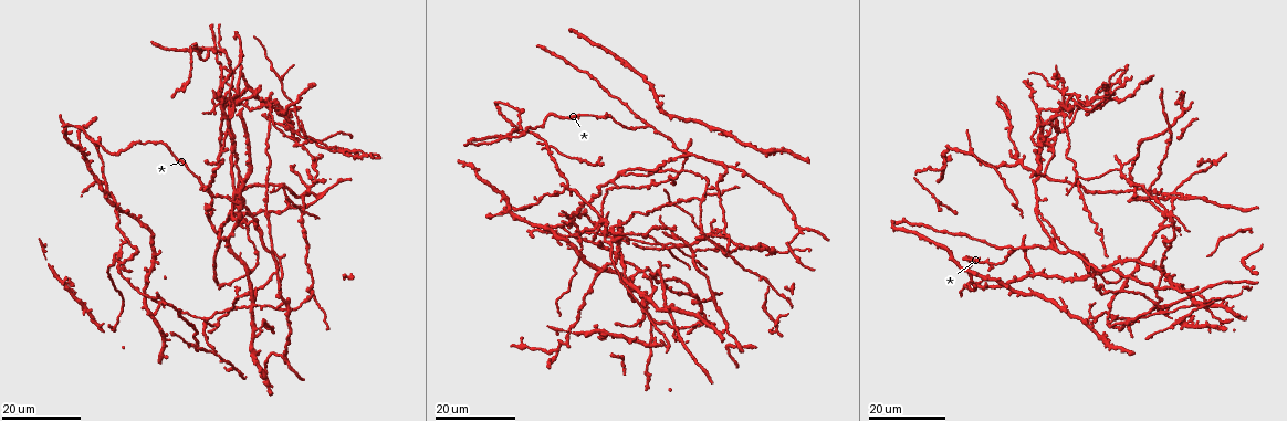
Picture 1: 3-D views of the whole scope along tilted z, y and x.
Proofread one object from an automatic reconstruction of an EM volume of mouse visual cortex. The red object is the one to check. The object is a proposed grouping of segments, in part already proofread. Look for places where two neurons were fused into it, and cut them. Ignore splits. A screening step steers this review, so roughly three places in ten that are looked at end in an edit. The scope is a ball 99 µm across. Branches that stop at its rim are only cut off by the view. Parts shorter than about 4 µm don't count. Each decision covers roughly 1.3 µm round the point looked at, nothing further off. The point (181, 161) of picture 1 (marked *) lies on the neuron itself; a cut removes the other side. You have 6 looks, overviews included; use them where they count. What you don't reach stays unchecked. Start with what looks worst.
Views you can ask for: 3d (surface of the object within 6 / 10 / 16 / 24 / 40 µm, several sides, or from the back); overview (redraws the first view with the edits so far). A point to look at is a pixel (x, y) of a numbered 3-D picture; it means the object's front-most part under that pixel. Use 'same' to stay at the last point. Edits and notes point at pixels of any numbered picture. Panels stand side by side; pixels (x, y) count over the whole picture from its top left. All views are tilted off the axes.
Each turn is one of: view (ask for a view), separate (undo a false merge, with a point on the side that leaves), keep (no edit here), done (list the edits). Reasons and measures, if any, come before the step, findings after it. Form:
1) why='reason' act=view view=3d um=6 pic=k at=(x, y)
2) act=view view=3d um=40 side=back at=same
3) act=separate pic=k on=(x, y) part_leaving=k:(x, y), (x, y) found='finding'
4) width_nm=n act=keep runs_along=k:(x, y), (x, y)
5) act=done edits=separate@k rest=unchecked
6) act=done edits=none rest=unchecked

why='four or more arms meet' act=view view=3d um=16 pic=1 at=(802, 231)

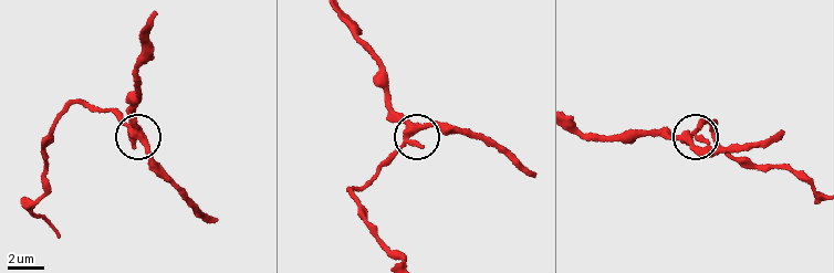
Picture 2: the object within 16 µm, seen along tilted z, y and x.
act=view view=3d um=10 pic=2 at=(413, 132)

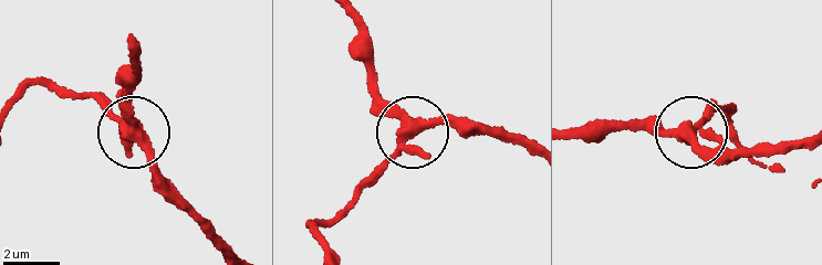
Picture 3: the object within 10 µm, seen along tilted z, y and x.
arms=4 act=keep runs_along=3:(572, 133), (591, 138), (685, 128), (726, 159) found='continuous, no second neuron'

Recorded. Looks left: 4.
why='looks like a crossing' act=view view=3d um=16 pic=1 at=(119, 267)

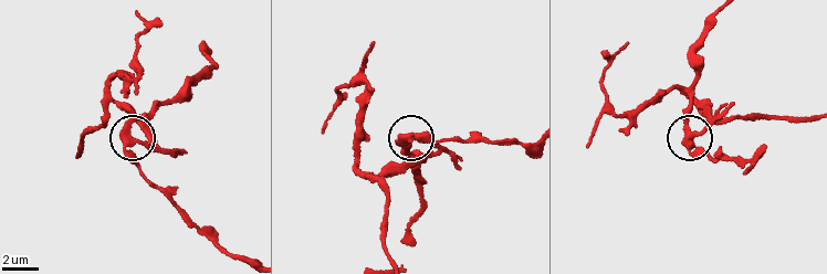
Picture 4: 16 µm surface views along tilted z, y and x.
act=view view=3d um=10 pic=4 at=(134, 139)

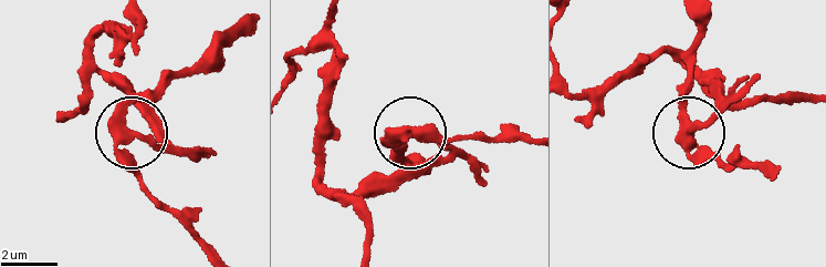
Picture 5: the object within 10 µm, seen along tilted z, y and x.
act=separate pic=5 on=(155, 142) found='two neurons meet here'

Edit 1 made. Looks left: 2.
why='three-way junction' act=view view=3d um=24 pic=1 at=(568, 189)

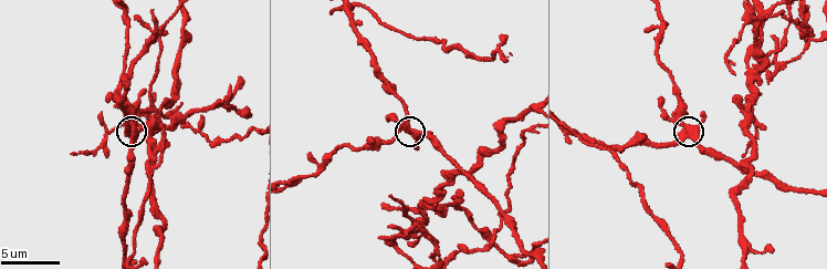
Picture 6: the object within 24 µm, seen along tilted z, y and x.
act=view view=3d um=10 pic=6 at=(681, 133)

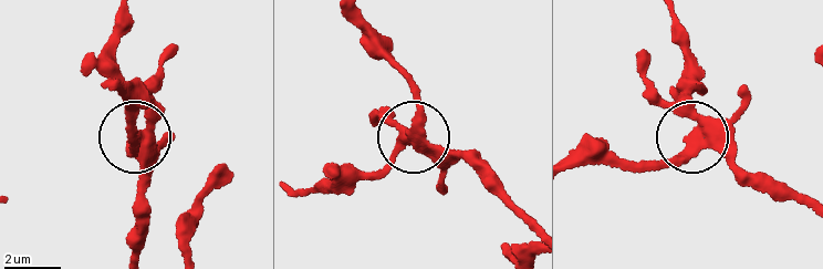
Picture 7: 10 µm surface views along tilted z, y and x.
act=keep runs_along=7:(534, 226), (498, 178), (464, 161), (404, 141), (385, 163) found='all the same neuron'

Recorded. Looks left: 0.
act=done edits=separate@5 rest=unchecked

